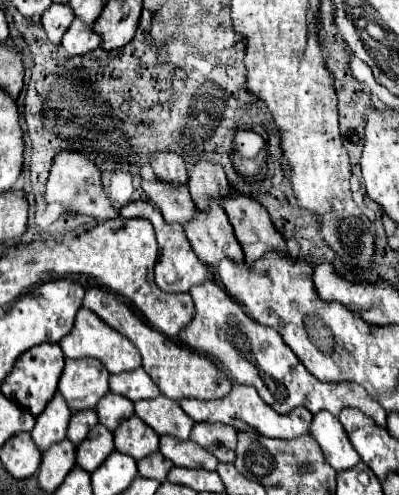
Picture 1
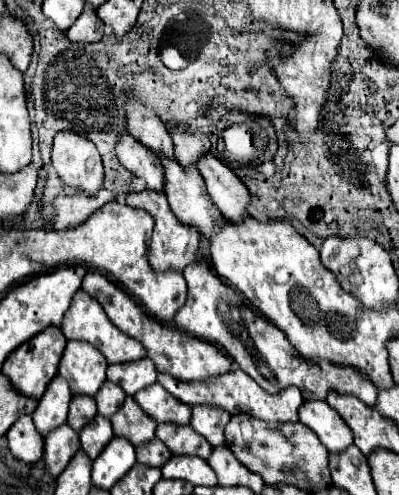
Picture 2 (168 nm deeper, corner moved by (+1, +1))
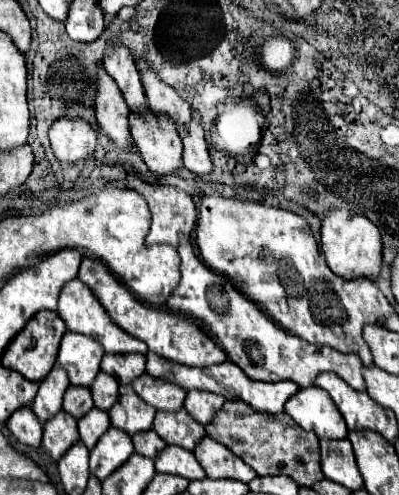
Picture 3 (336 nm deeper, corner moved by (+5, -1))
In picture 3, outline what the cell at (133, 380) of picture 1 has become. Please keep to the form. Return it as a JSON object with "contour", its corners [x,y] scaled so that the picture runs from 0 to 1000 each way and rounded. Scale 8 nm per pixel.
{"contour":[[[261,717],[256,749],[291,762],[296,774],[326,778],[341,762],[361,754],[366,721],[361,717]]]}

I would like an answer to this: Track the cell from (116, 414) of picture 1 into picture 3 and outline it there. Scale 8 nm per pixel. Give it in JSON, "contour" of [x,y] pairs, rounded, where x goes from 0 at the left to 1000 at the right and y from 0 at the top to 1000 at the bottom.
{"contour":[[[251,749],[241,758],[226,786],[231,786],[236,818],[256,830],[271,830],[296,810],[296,770],[281,766],[276,758],[266,758],[261,749]]]}

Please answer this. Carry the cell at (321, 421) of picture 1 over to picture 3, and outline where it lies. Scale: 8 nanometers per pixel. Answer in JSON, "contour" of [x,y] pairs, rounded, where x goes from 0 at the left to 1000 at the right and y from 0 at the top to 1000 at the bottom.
{"contour":[[[767,782],[767,790],[747,786],[742,798],[732,798],[732,806],[717,810],[712,830],[767,871],[787,871],[797,883],[807,887],[862,887],[872,879],[867,871],[867,855],[857,846],[857,838],[847,838],[847,826],[837,822],[837,814],[827,814],[827,802],[817,798],[817,790],[807,790],[802,782]]]}

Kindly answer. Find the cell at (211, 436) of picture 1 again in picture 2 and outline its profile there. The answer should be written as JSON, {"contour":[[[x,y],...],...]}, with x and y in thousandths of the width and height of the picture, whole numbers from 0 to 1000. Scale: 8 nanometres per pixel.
{"contour":[[[496,818],[481,826],[481,867],[501,875],[531,903],[561,903],[561,867],[576,851],[576,838],[556,826],[536,826],[521,818]]]}

